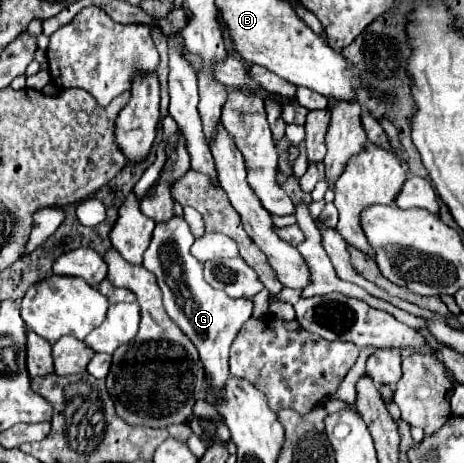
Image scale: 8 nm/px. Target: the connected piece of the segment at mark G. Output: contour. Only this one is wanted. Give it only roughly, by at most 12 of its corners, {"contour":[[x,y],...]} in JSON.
{"contour":[[183,216],[159,222],[143,266],[219,394],[253,302],[203,278]]}

